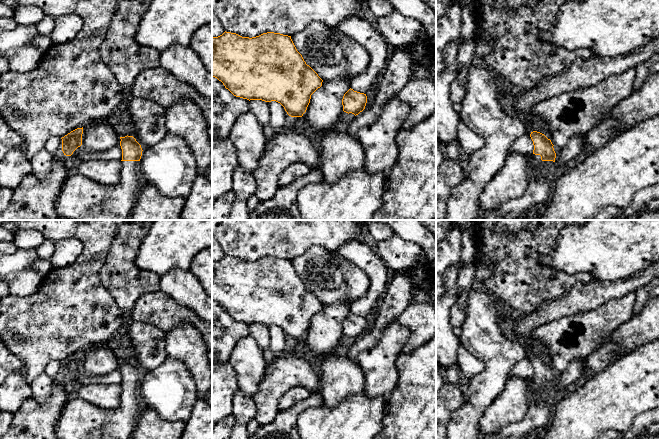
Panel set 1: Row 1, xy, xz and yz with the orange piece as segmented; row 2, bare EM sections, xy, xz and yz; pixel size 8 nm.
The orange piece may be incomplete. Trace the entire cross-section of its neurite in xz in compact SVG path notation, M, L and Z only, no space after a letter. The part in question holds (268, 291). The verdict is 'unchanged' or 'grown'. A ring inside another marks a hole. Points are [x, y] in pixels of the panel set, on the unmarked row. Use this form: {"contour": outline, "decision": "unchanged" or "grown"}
{"contour": "M224 256L212 261L212 301L223 307L234 320L247 324L276 325L291 341L302 341L310 327L311 319L322 310L323 304L304 285L297 275L291 260L267 256L256 261L242 261L236 257Z", "decision": "unchanged"}

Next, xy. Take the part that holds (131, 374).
{"contour": "M133 360L120 361L122 393L116 409L105 409L72 397L61 410L55 432L58 439L130 439L139 417L141 369Z", "decision": "grown"}

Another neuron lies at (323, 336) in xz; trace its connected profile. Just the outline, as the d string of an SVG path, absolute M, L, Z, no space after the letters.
M351 303L323 304L322 310L312 319L306 336L302 340L304 352L310 352L321 358L337 351L343 336L342 323L350 313Z

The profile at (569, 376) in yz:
M585 359L573 360L567 369L561 372L560 376L556 378L554 391L557 398L561 397L563 392L572 384L574 384L584 373Z

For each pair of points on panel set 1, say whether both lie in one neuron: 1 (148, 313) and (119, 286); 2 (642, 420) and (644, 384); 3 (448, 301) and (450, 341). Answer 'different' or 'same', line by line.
1: different
2: different
3: same

